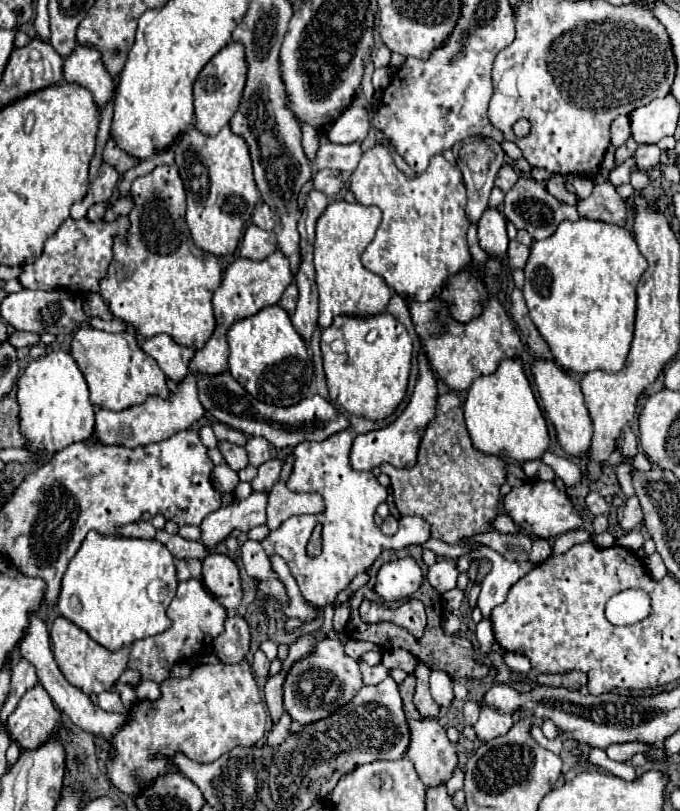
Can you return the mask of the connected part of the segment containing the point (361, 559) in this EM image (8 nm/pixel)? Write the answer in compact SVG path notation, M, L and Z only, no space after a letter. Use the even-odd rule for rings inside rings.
M345 430L337 432L337 436L329 436L329 440L323 440L321 444L305 442L293 448L293 468L287 488L293 492L315 492L323 496L325 510L321 514L291 516L261 542L269 556L279 554L287 562L303 598L315 606L331 604L335 596L355 578L355 574L365 572L383 550L425 544L431 536L431 528L421 516L403 516L397 534L393 536L385 536L379 530L373 516L375 508L387 500L388 491L377 482L373 472L359 472L351 466L351 442L353 436ZM317 522L321 522L322 526L322 552L315 558L309 558L305 546Z

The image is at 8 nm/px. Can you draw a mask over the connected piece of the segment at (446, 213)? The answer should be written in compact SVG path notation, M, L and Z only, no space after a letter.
M377 144L363 154L353 172L351 192L357 202L375 204L383 212L383 220L361 262L367 270L383 276L397 294L407 300L431 300L449 276L471 264L465 238L469 220L465 220L463 176L443 156L435 156L429 168L411 180L395 166L389 150Z

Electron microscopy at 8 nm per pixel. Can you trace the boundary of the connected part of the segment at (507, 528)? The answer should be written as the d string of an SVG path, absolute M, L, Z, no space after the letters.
M497 514L497 518L491 522L491 526L493 526L493 530L497 530L501 534L515 534L515 532L519 532L517 524L513 524L513 520L509 520L509 516L505 516L505 514Z

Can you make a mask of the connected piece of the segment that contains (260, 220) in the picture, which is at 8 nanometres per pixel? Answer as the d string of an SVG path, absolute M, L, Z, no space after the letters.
M261 204L255 208L253 212L253 224L263 228L263 230L271 230L273 228L273 212L269 210L267 204Z

